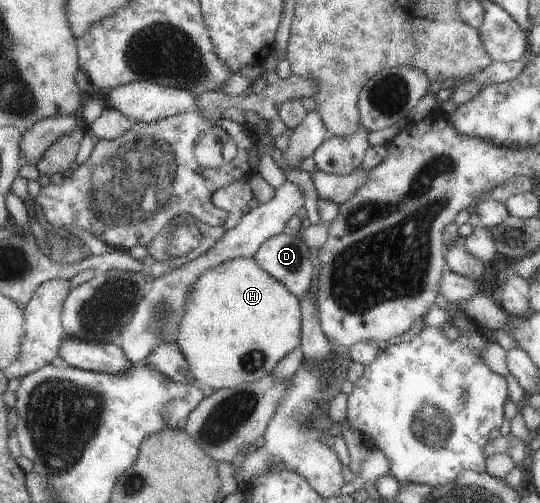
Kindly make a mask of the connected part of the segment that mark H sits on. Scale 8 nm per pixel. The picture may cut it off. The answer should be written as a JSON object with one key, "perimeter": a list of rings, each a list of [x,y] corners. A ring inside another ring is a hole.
{"perimeter":[[[253,256],[225,261],[207,269],[191,285],[185,299],[185,313],[177,327],[175,342],[189,365],[191,380],[201,387],[230,388],[260,380],[301,343],[300,301],[285,286],[265,273]]]}

